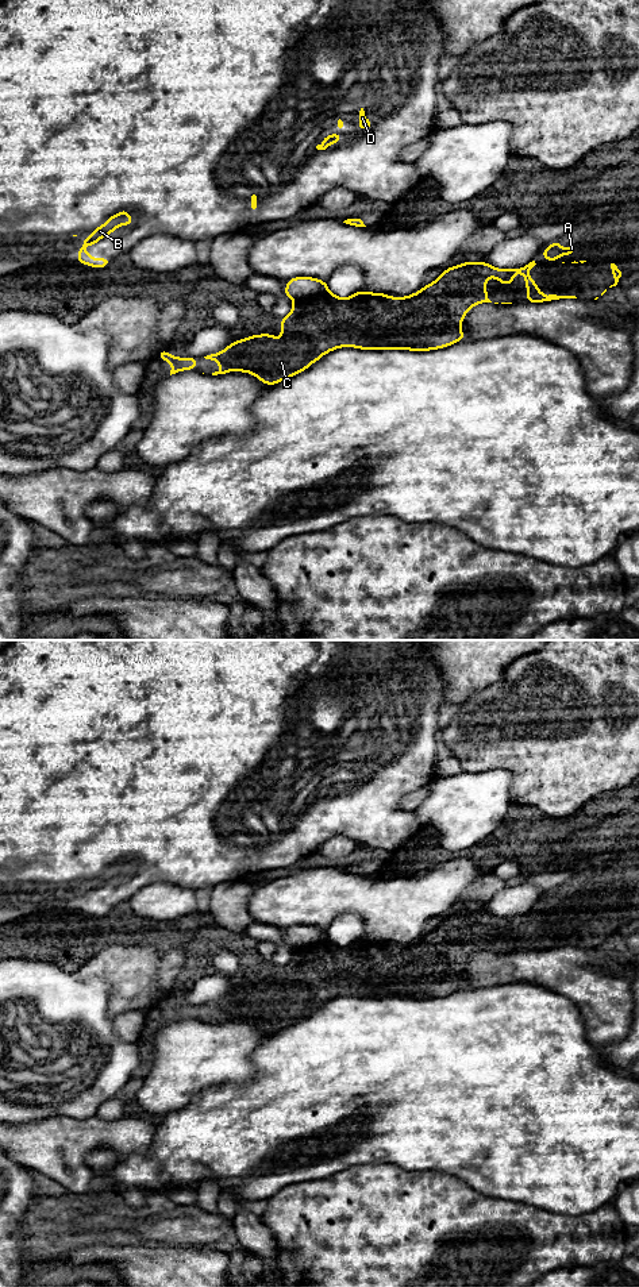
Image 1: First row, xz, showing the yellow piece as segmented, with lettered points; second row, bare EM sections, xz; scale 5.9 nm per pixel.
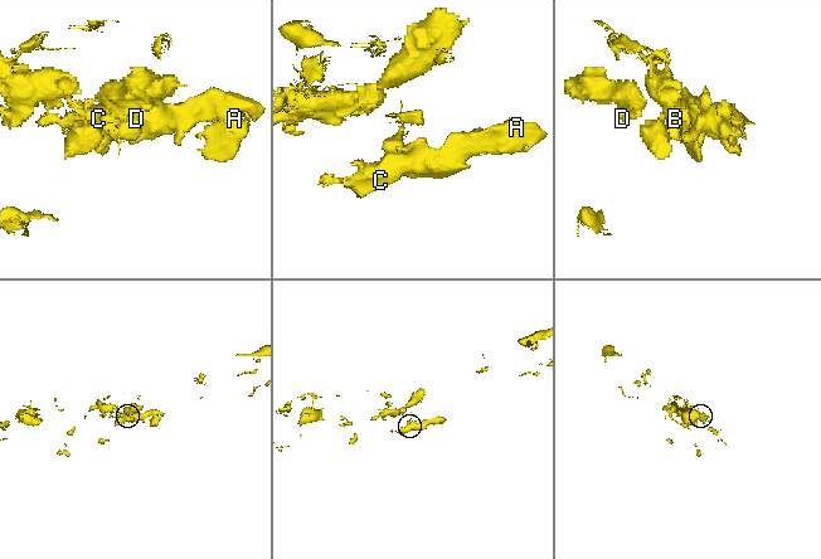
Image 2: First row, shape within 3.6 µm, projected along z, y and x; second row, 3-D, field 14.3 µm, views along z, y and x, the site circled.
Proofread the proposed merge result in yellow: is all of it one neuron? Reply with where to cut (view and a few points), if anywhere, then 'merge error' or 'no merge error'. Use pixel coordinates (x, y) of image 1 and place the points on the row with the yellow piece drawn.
cut in xz along (327, 289), (299, 297), (295, 301); merge error

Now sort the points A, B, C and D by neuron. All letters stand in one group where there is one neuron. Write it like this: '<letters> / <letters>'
A C / B D

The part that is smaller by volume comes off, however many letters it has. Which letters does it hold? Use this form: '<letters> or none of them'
A, C

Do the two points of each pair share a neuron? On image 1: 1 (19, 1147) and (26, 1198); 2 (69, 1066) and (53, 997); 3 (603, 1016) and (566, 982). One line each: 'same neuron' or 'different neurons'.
1: different neurons
2: same neuron
3: same neuron

